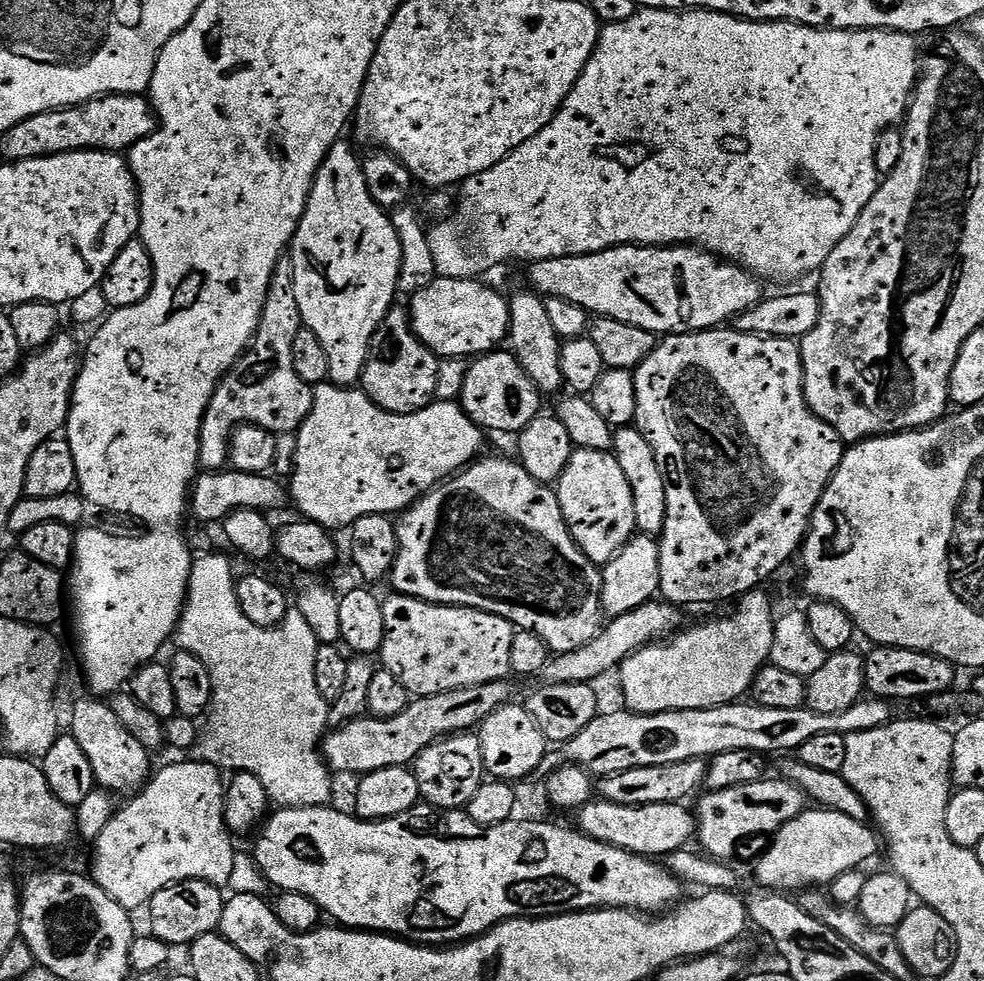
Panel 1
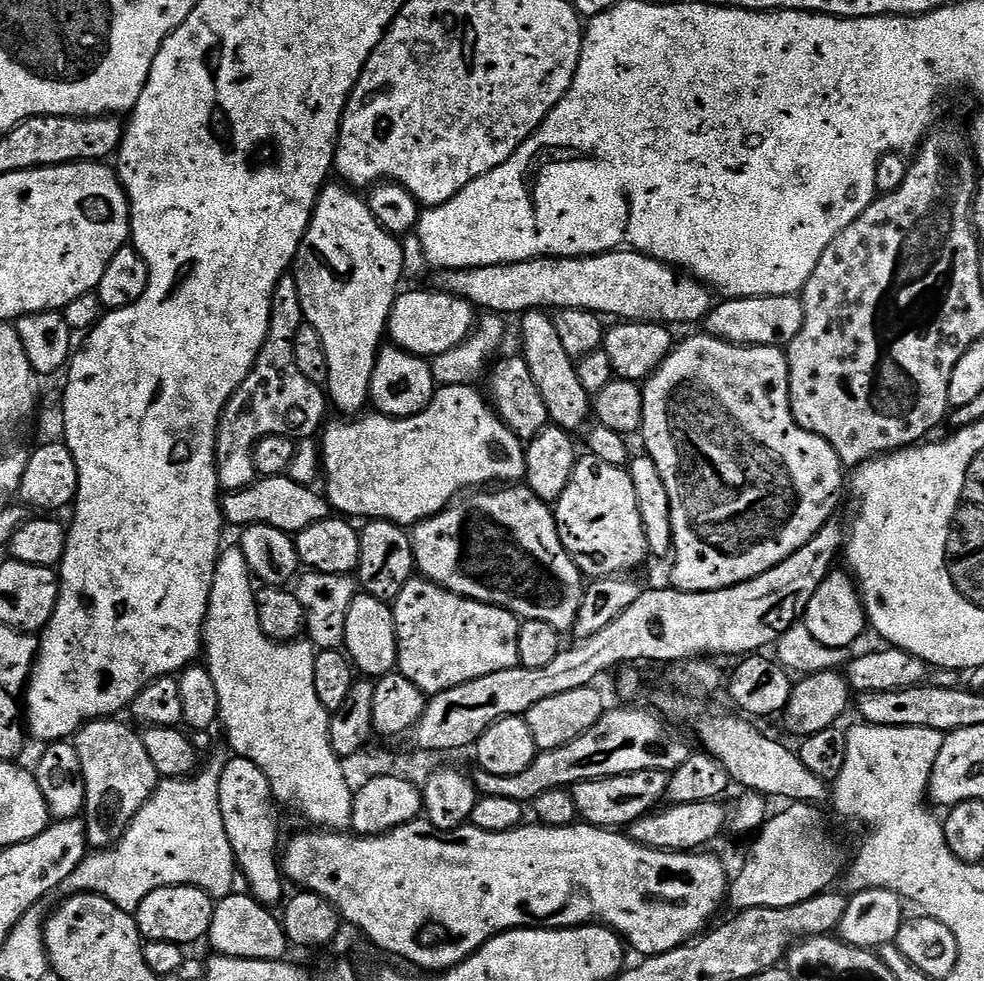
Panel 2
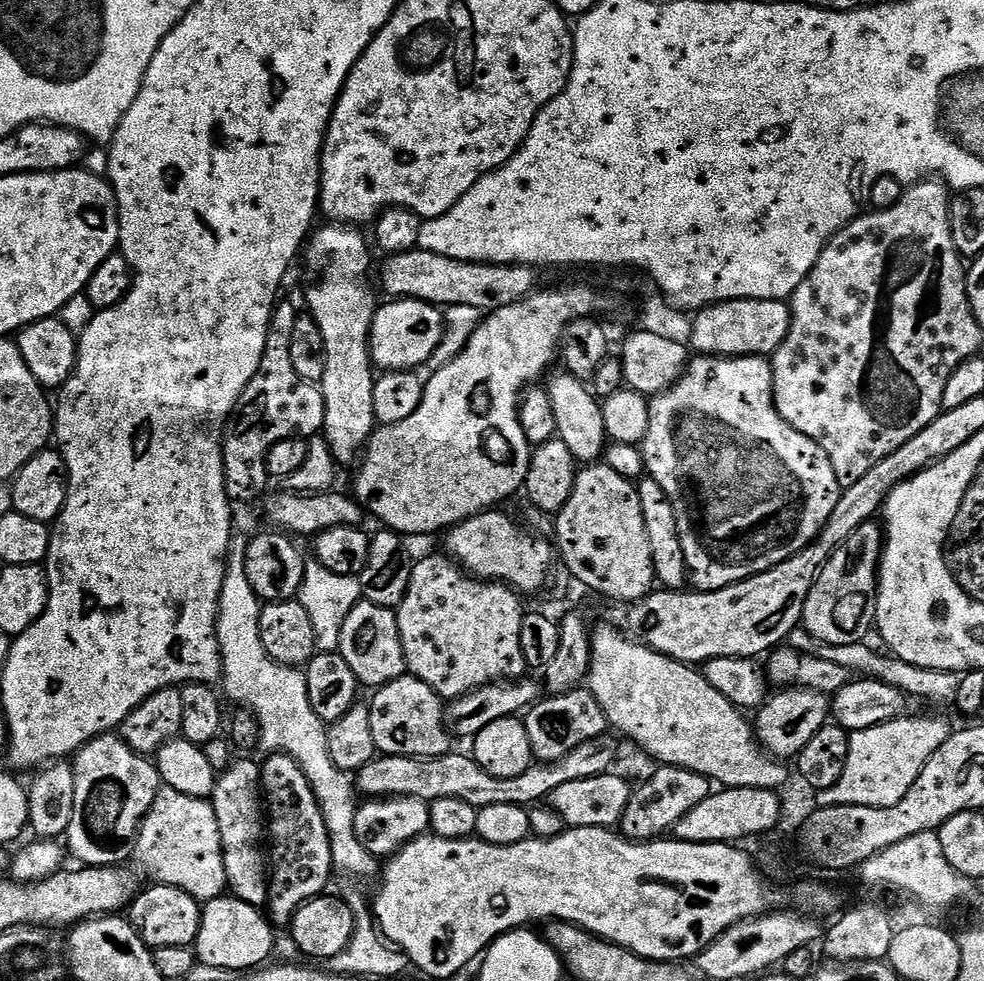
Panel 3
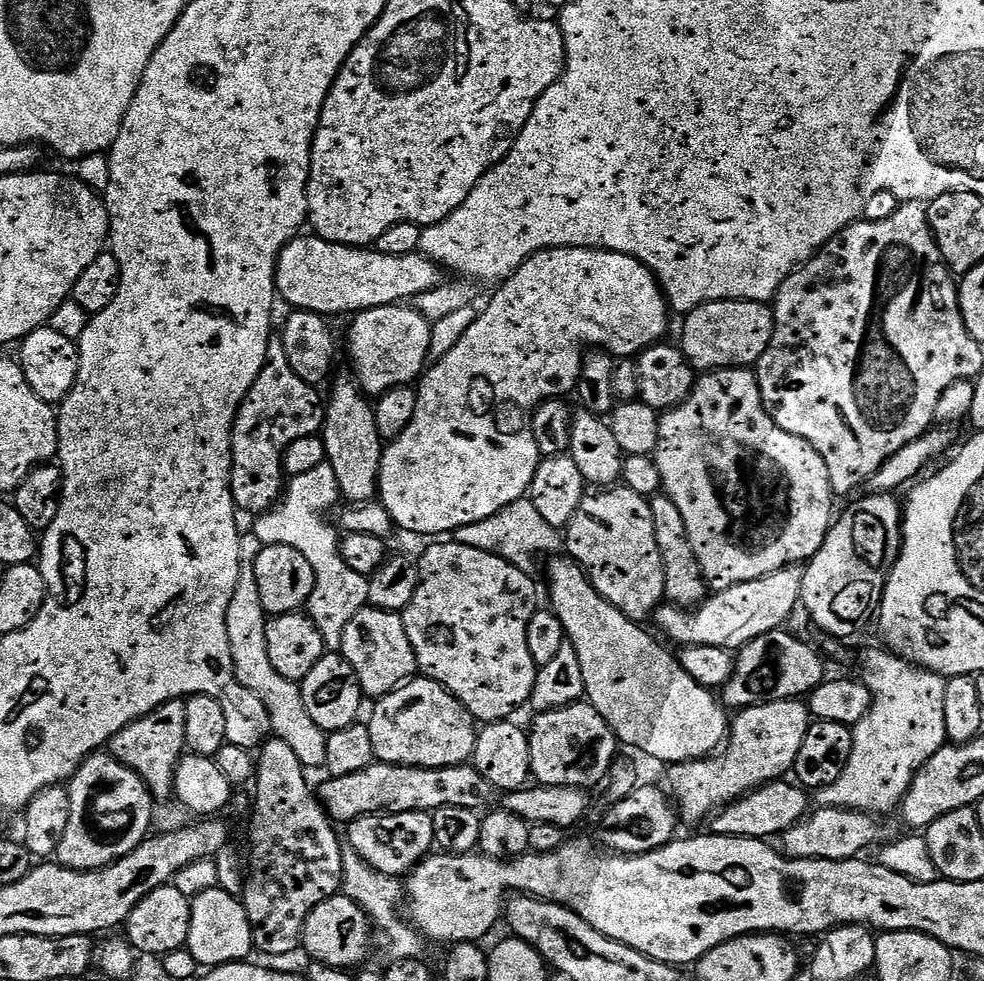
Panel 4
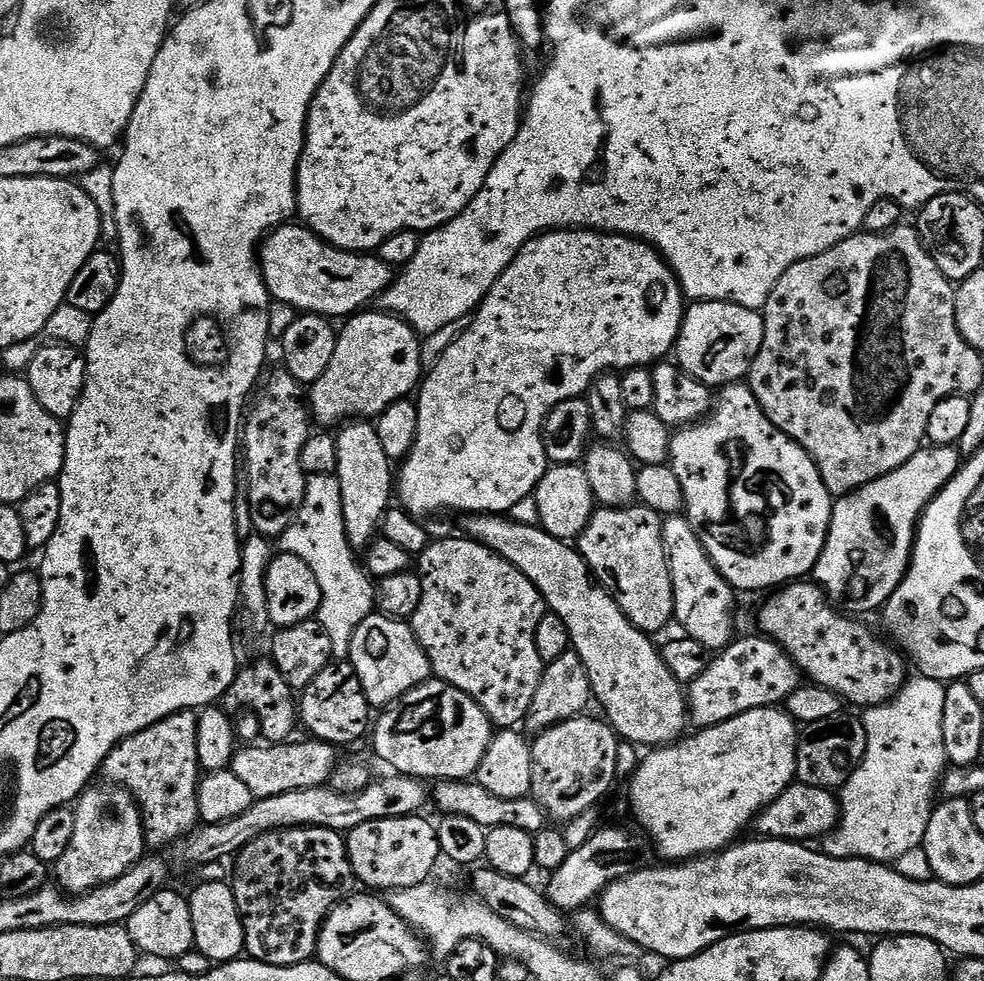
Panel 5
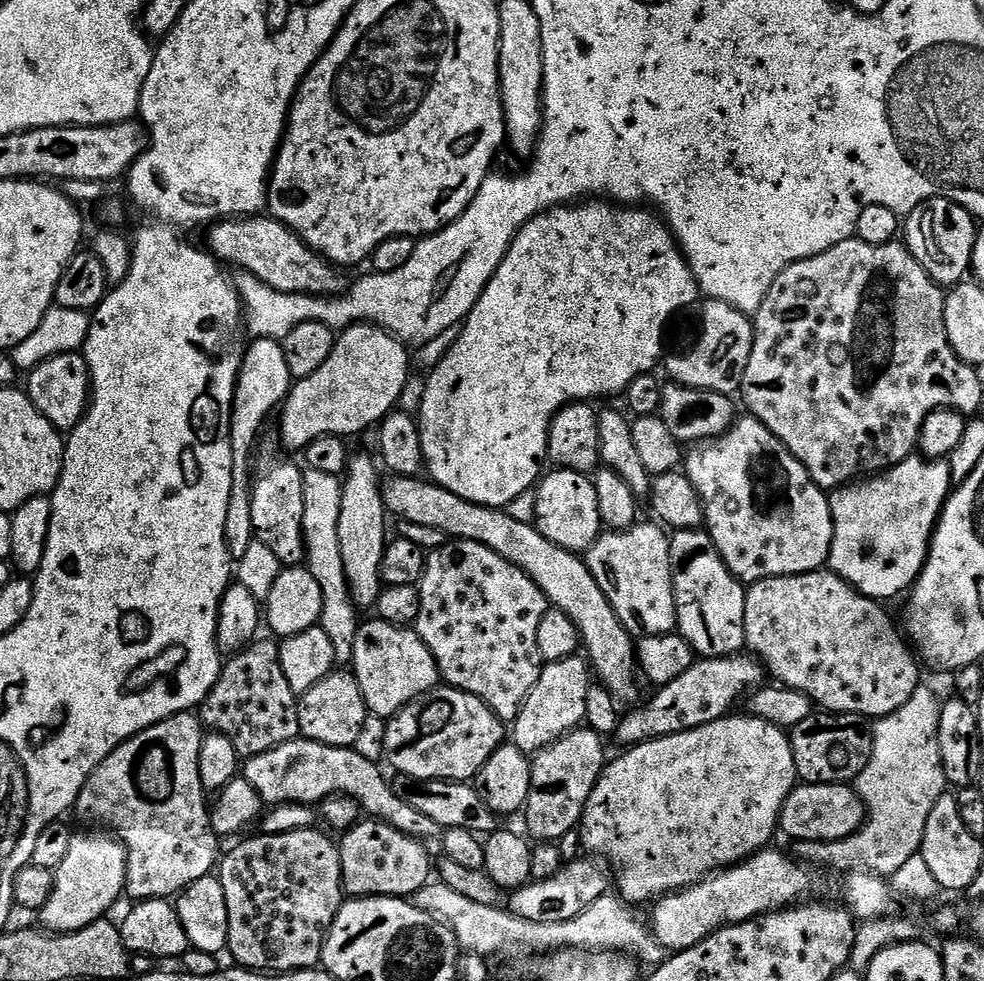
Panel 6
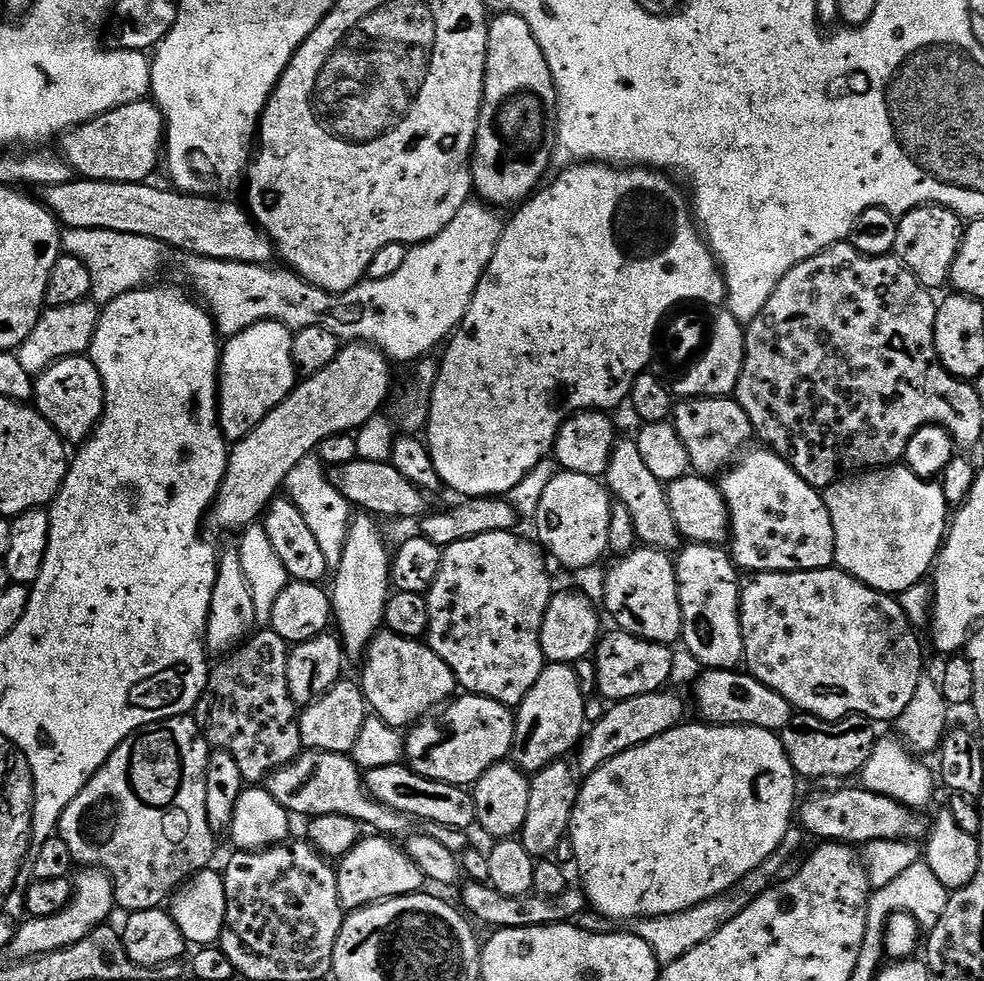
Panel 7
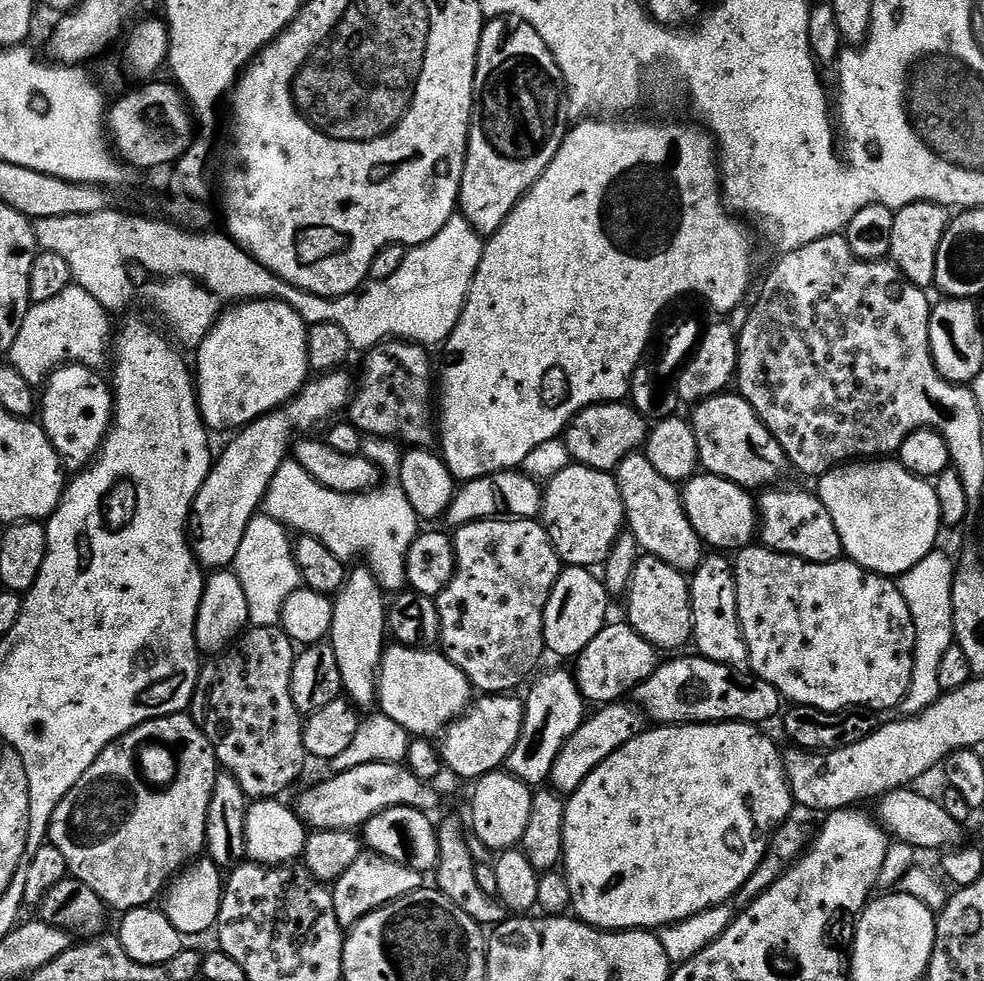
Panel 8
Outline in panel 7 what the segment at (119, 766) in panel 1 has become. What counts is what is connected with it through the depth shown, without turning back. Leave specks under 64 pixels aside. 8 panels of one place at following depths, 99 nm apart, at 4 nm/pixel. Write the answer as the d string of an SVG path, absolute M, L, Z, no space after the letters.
M80 870L74 876L72 899L58 914L50 918L28 918L17 927L10 945L11 955L16 958L40 956L44 952L62 950L74 942L82 942L86 934L101 927L104 920L116 908L116 895L112 889L112 878L103 870Z

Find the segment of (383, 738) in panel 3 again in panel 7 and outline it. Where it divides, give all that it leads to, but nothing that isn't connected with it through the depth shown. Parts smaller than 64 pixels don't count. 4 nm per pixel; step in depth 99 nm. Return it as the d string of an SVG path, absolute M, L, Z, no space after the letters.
M457 695L447 701L435 714L421 716L407 729L404 742L407 767L419 776L425 776L438 782L461 786L475 785L476 781L482 778L482 774L486 774L486 770L490 770L496 764L505 763L509 759L515 729L516 717L509 705L499 704L485 696Z

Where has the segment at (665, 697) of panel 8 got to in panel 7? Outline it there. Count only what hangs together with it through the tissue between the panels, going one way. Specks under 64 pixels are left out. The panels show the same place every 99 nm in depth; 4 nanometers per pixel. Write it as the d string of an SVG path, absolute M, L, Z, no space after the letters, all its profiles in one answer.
M708 670L703 674L705 676L700 680L700 712L707 723L765 728L767 732L780 734L792 721L794 709L788 700L743 671Z

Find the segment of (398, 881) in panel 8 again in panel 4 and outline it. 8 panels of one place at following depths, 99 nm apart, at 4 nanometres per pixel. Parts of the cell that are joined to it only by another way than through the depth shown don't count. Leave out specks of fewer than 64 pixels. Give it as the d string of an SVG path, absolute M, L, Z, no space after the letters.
M426 812L386 814L385 816L363 816L347 825L347 843L374 870L387 876L407 877L414 868L433 851L434 822Z

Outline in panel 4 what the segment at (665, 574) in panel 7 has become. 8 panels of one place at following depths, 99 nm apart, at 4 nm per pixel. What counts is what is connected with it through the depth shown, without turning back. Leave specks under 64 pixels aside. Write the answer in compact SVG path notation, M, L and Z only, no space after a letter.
M613 486L589 491L566 529L566 552L583 568L589 582L622 614L644 622L665 603L664 567L654 538L652 505L634 490Z

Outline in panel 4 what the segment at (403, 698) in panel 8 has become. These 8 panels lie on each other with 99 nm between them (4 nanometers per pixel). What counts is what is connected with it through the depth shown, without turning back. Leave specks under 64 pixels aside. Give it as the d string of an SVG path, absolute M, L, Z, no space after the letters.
M369 606L354 614L344 631L342 655L354 666L354 674L358 674L358 682L368 698L389 696L418 672L414 646L410 646L410 638L406 638L404 618L398 612L384 612Z

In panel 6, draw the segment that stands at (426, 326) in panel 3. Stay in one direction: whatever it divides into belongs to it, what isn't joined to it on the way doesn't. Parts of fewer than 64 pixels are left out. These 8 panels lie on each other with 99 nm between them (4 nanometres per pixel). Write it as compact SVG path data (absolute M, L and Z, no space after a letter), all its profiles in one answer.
M354 324L337 335L336 345L326 362L310 378L293 383L288 399L282 405L280 436L288 448L303 450L310 442L323 436L353 438L367 428L375 429L397 407L400 395L408 384L409 349L396 337L374 324Z

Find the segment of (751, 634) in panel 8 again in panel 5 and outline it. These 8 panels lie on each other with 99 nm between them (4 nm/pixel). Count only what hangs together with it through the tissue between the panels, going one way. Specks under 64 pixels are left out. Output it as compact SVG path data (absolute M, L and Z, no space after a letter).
M792 582L787 586L781 587L779 590L773 591L771 593L772 596L768 601L765 602L764 605L760 608L760 628L759 631L763 633L763 635L767 636L768 639L772 640L778 646L782 646L782 650L786 650L786 654L792 661L796 664L797 668L800 669L801 673L811 683L818 685L819 688L825 688L826 690L830 690L835 694L835 696L840 697L841 701L847 702L848 700L852 704L857 704L860 707L860 710L867 710L869 708L876 708L879 704L886 704L889 700L892 699L893 696L896 695L897 692L900 691L901 688L904 687L906 683L906 675L904 676L904 664L906 668L906 660L903 655L891 643L883 644L882 641L879 640L878 637L875 636L874 633L871 632L870 629L867 628L866 625L863 624L863 619L853 618L851 615L845 614L839 610L837 610L832 601L825 596L823 590L821 590L819 584L815 582L809 582L809 584L804 584L808 582Z

